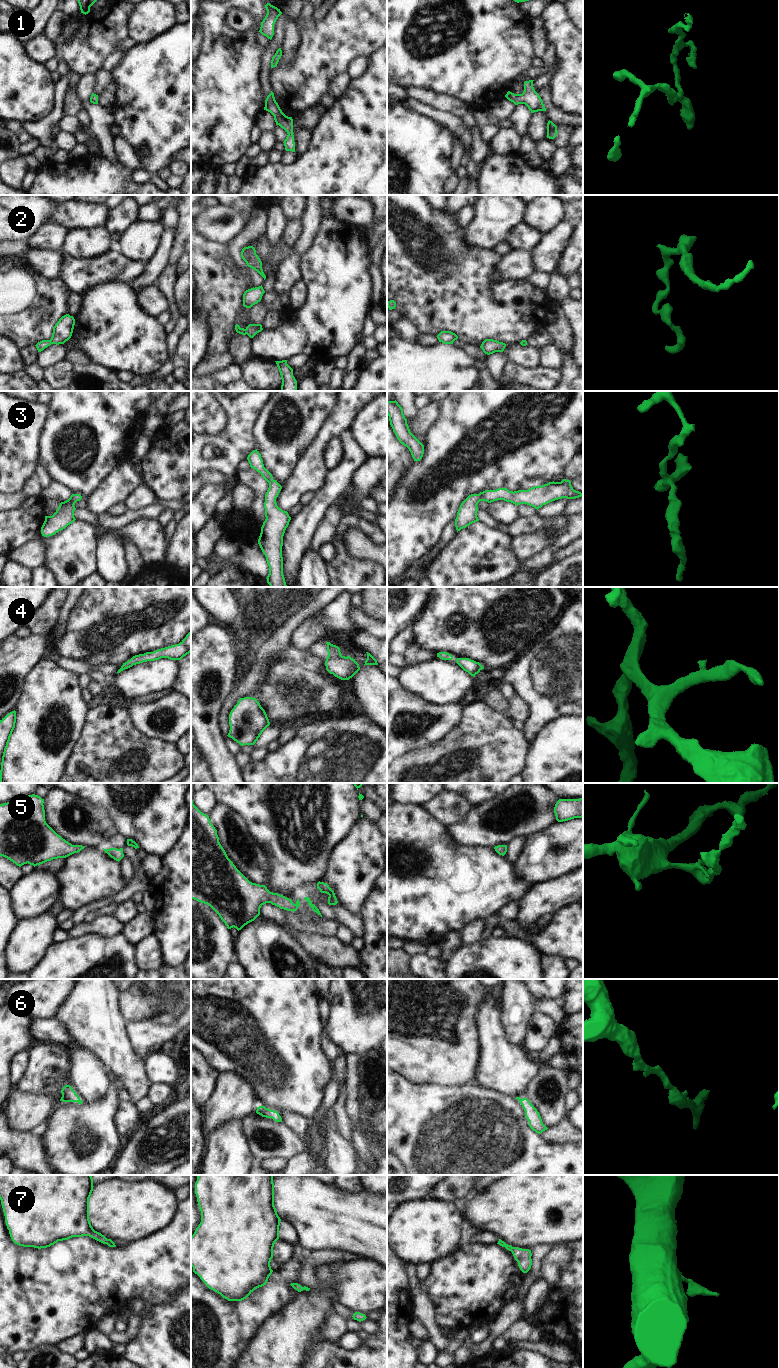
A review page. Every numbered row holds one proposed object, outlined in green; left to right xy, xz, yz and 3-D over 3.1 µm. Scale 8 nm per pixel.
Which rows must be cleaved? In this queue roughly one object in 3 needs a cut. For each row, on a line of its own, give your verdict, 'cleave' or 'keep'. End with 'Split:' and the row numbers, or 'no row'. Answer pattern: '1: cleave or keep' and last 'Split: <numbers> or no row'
1: keep
2: keep
3: keep
4: keep
5: keep
6: keep
7: keep
Split: no row

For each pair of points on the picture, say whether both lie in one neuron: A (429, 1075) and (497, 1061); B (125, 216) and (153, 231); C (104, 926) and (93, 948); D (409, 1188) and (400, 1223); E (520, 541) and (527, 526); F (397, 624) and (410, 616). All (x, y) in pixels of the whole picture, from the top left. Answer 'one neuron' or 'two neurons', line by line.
A: two neurons
B: two neurons
C: two neurons
D: two neurons
E: two neurons
F: one neuron

